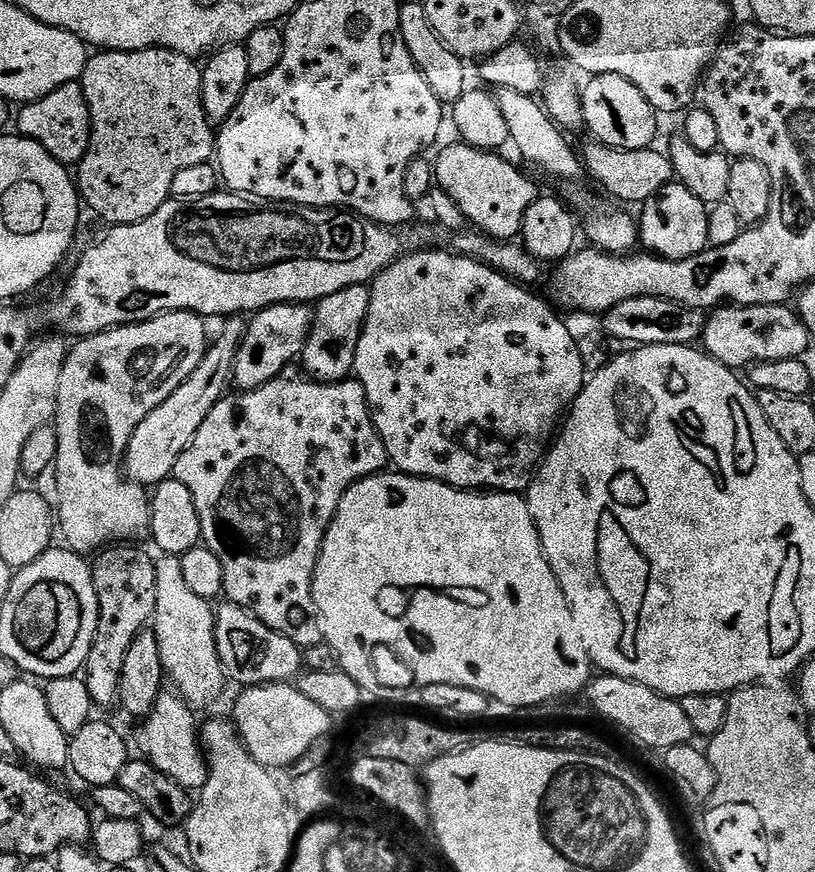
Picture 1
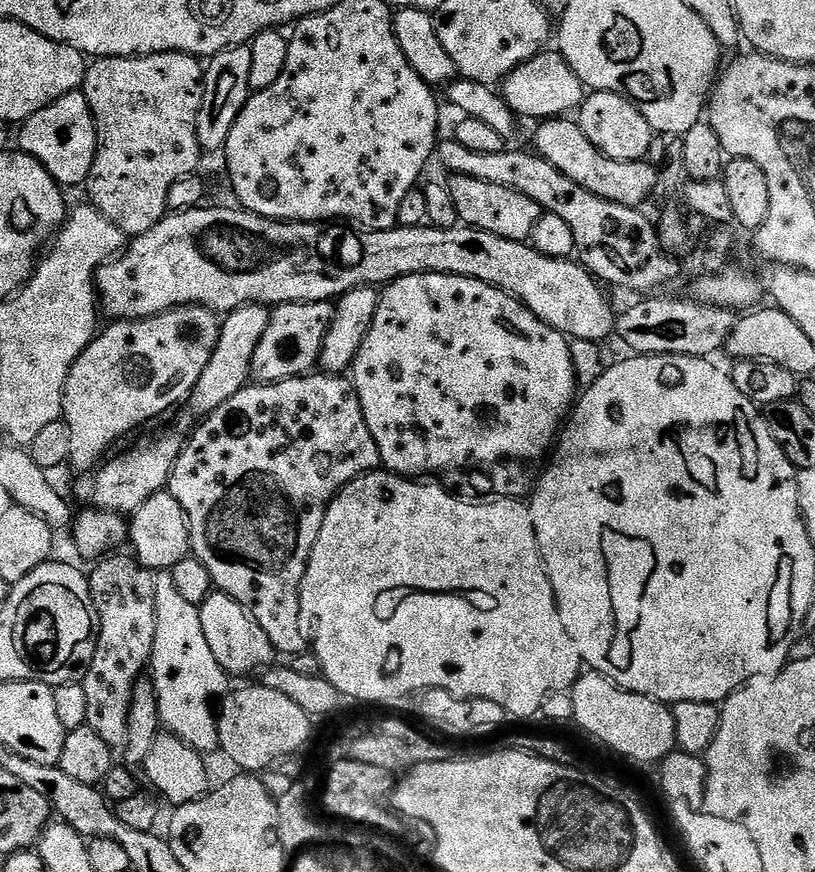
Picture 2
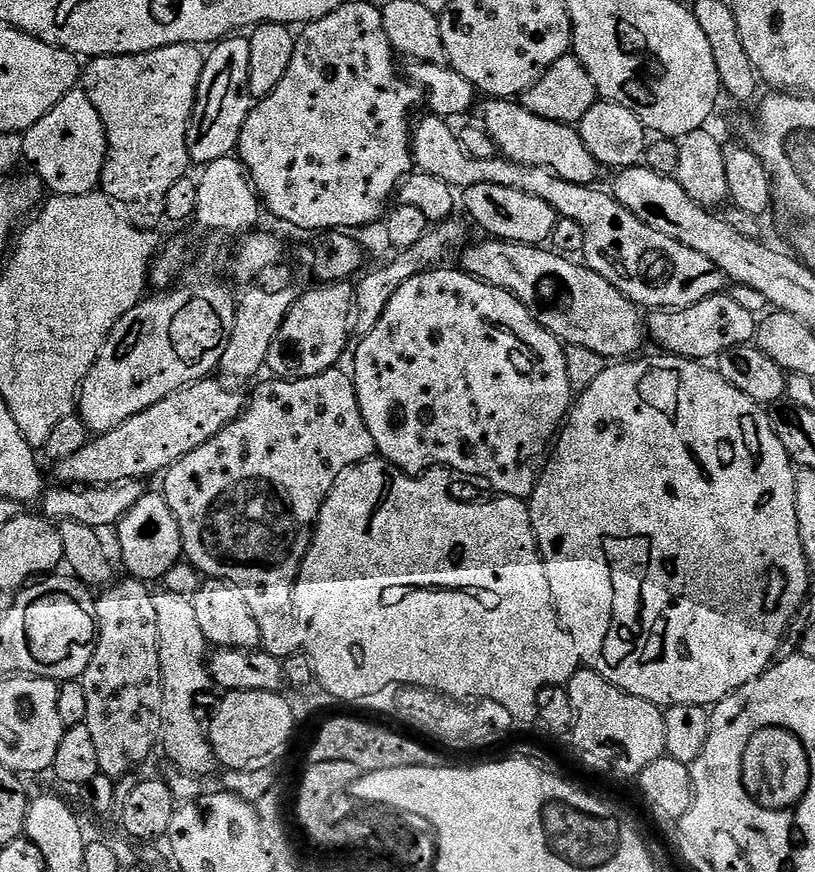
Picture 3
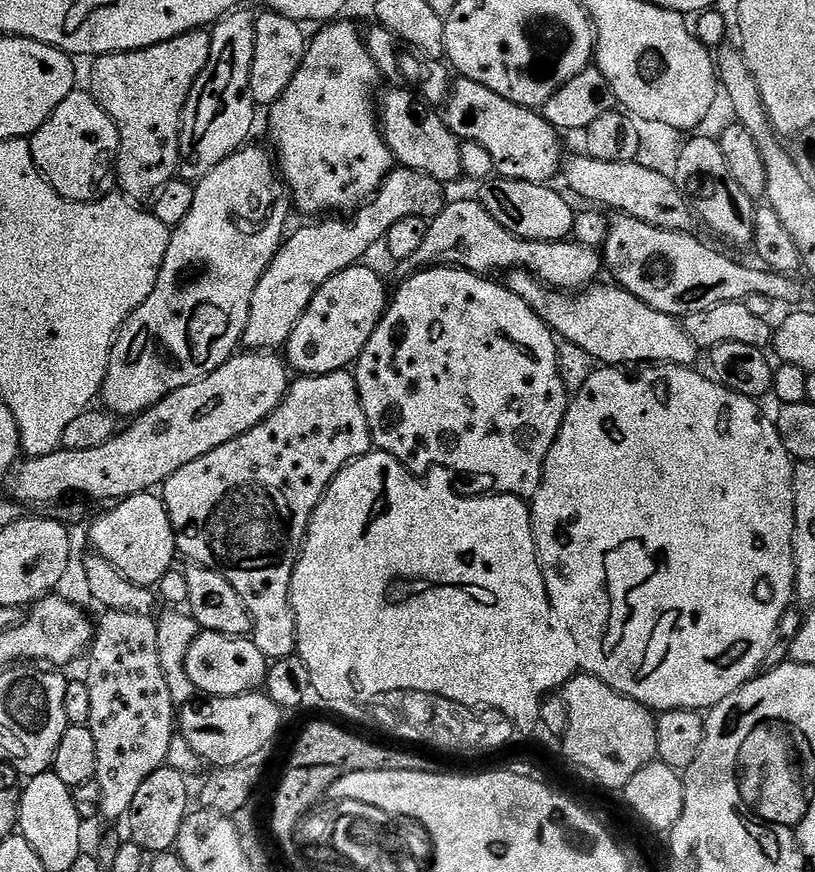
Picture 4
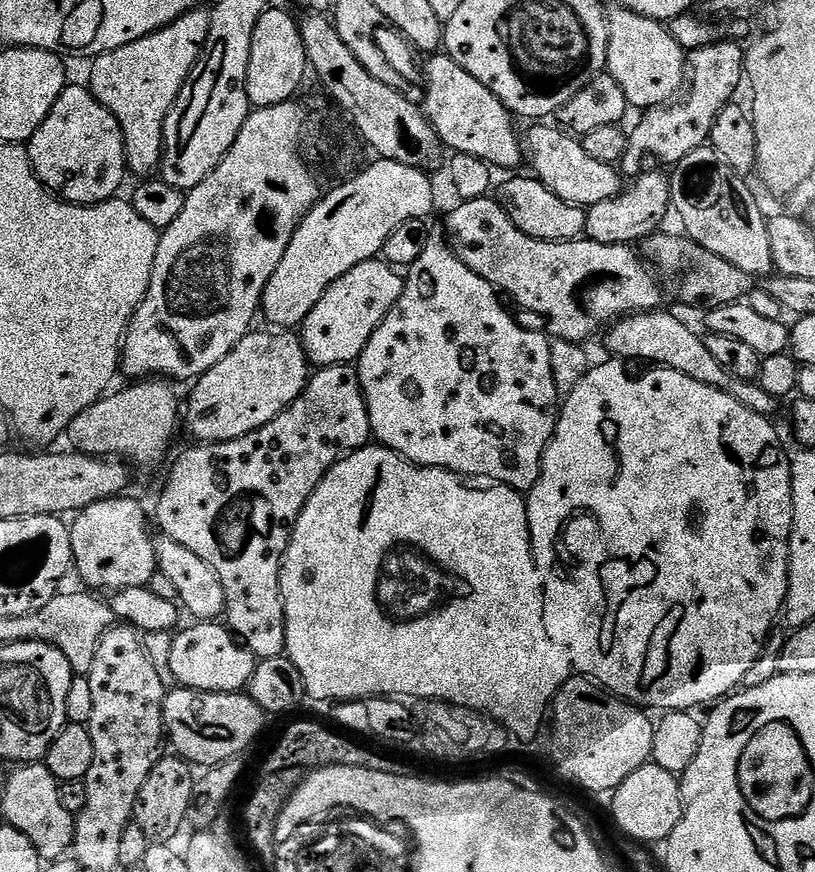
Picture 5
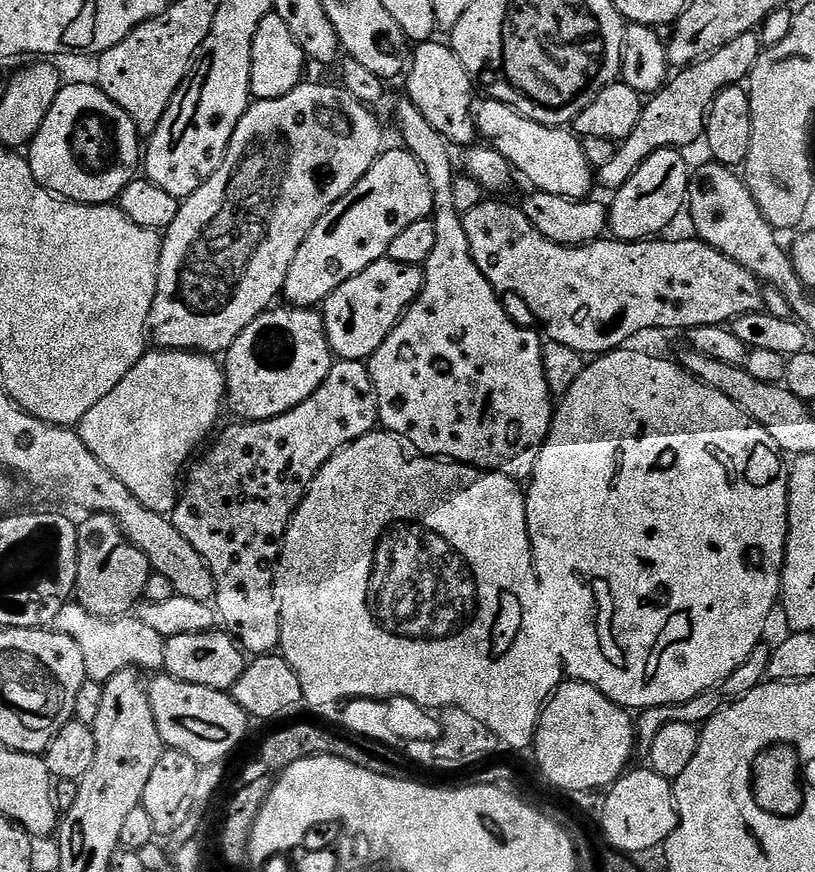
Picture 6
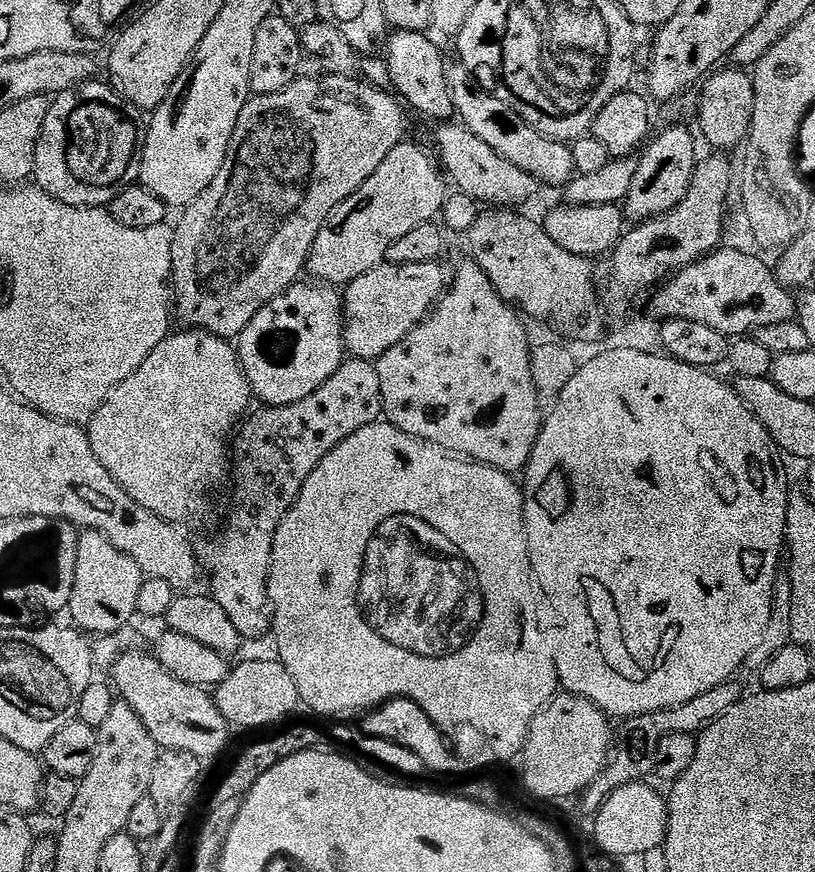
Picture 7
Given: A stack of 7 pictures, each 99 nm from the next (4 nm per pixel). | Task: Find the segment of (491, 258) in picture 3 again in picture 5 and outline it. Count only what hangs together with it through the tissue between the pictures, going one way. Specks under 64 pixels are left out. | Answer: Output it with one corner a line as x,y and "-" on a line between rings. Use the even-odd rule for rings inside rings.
665,310
655,312
633,312
631,316
617,320
615,324
607,329
608,348
613,357
621,361
628,360
649,360
649,365
662,368
673,368
690,378
694,382
706,382
706,386
717,388
723,392
730,393
742,406
754,410
758,414
766,417
773,415
778,404
777,397
766,394
758,382
750,380
737,380
726,370
722,370
722,365
716,361
714,354
706,350
706,342
701,333
696,333
688,324
683,324
676,316
671,316

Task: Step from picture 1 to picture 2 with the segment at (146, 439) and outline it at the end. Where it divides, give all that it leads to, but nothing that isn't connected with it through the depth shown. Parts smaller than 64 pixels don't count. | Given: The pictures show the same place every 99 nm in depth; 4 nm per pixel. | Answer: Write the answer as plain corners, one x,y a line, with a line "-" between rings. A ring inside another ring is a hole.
244,304
223,317
214,354
210,354
210,362
206,362
206,370
202,370
202,378
198,378
190,397
194,411
207,414
218,410
222,402
249,387
254,350
258,350
258,342
262,340
262,334
266,334
269,315
269,309
263,304
-
164,432
153,440
144,440
129,452
116,456
112,461
101,463
95,470
85,471
76,480
72,492
81,500
81,505
102,512
131,514
137,512
154,494
165,491
168,479
174,470
174,462
186,443
185,437
176,432

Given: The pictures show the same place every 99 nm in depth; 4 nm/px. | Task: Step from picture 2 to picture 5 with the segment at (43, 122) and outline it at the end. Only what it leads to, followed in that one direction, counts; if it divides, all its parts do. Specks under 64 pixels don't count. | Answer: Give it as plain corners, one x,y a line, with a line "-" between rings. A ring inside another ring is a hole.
69,86
60,93
58,102
54,102
50,114
45,116
42,126
38,126
26,147
36,177
70,204
103,204
113,199
124,184
124,172
129,171
124,135
118,118
114,118
114,114
110,114
110,110
106,110
106,106
102,106
102,102
98,102
93,92
84,86

